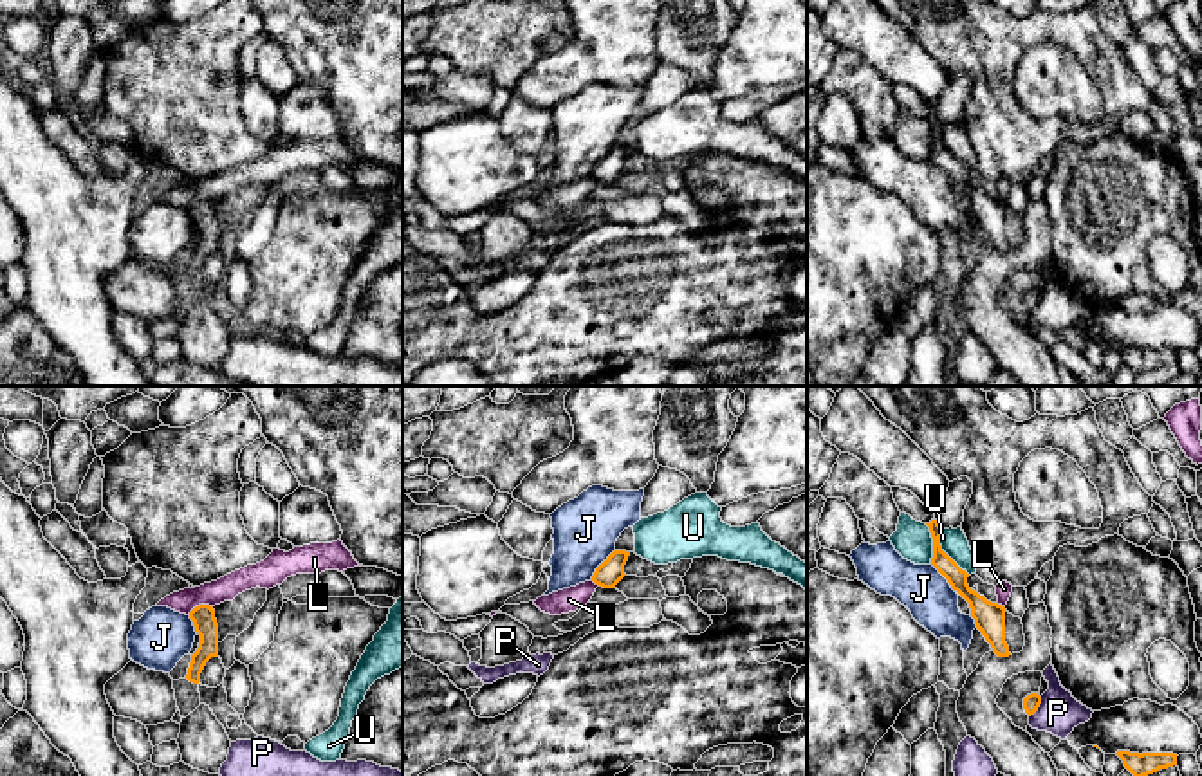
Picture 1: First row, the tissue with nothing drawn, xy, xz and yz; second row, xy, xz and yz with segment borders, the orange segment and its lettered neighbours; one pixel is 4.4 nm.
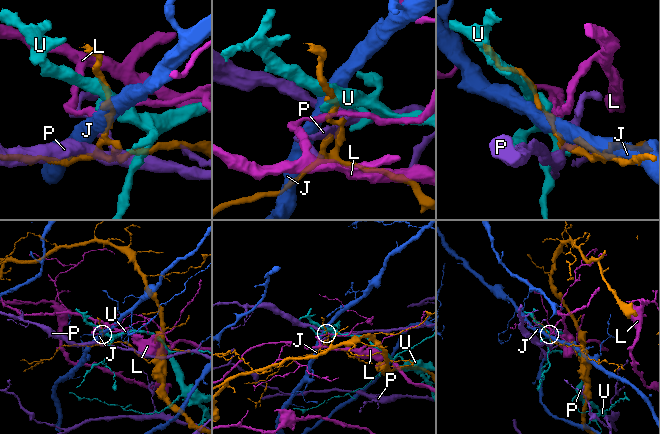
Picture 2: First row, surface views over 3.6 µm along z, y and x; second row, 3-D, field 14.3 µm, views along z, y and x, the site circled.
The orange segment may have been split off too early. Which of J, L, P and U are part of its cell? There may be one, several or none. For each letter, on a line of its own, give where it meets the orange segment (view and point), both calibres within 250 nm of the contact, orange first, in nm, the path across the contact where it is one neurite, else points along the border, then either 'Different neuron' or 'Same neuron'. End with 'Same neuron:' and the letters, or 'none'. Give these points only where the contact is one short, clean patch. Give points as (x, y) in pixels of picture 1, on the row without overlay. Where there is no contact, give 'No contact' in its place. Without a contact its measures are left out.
J: Touches orange at xz (601, 159). Thickness 110 nm (orange) against 280 nm. Different neuron
L: Touches orange at xy (199, 201). Thickness 110 nm (orange) against 110 nm. Different neuron
P: Touches orange at yz (1036, 304). Thickness 80 nm (orange) against 190 nm. Different neuron
U: Touches orange at yz (944, 148). Thickness 90 nm (orange) against 120 nm. Different neuron
Same neuron: none

